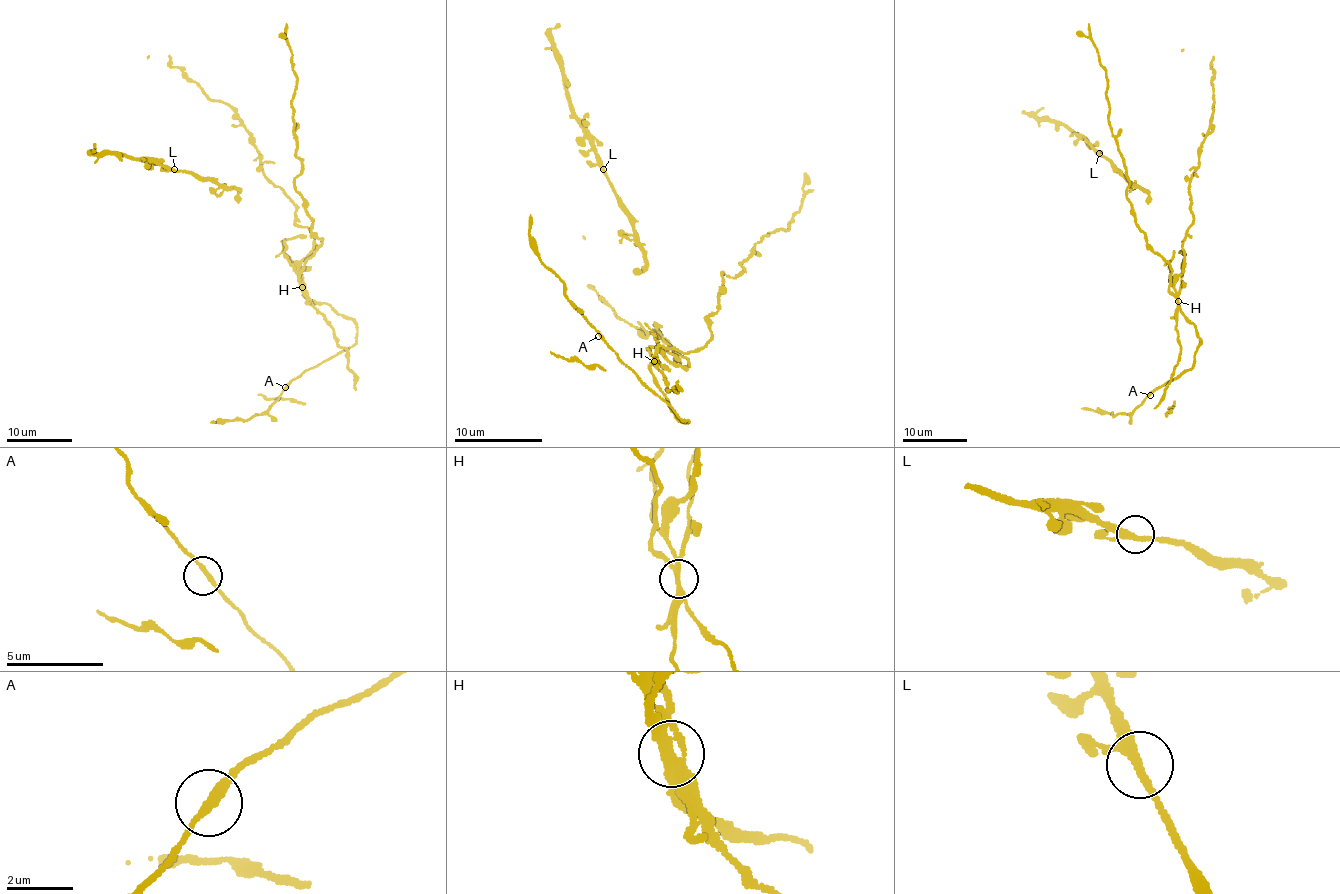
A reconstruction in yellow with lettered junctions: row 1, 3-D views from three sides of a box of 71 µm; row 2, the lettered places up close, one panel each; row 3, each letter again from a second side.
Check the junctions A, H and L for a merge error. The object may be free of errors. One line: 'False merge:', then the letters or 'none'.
False merge: H

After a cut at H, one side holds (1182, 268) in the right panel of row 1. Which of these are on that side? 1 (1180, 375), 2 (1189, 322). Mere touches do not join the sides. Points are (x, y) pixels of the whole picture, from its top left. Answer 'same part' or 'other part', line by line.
1: other part
2: other part

